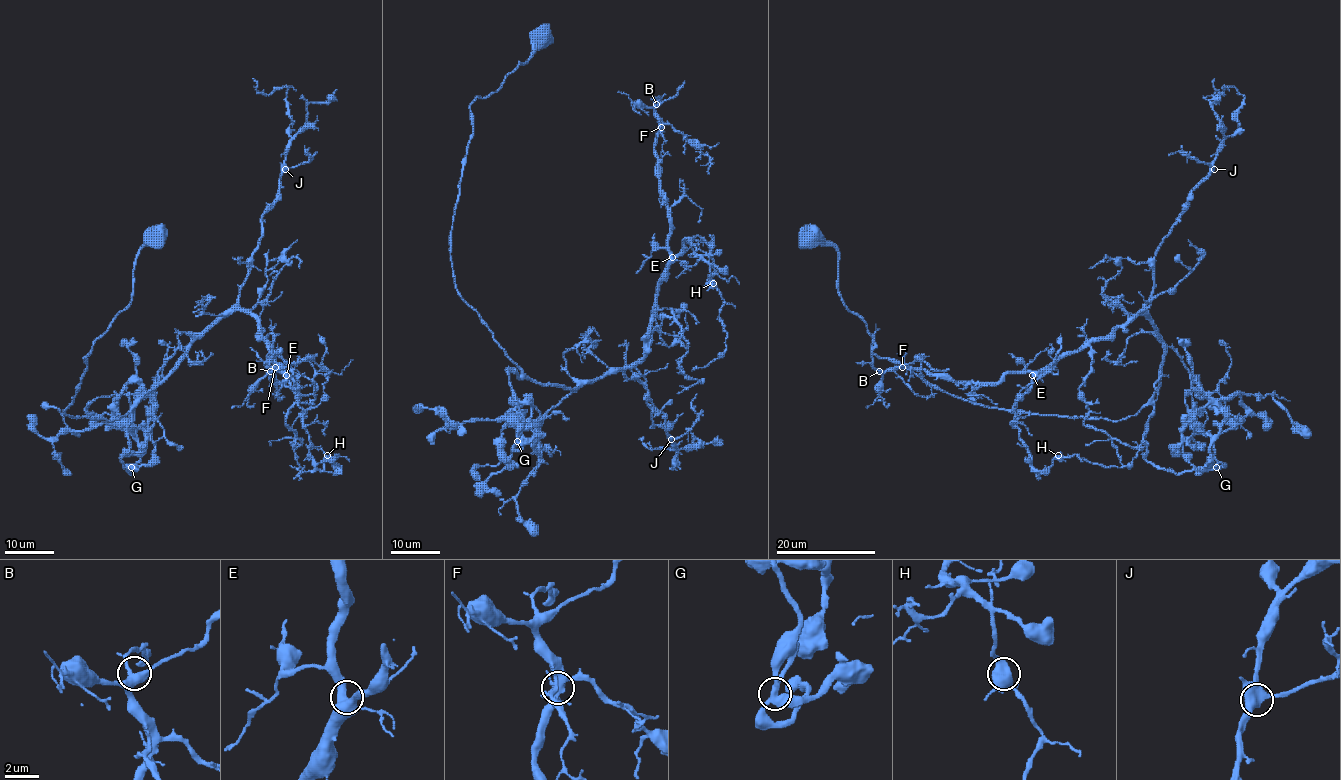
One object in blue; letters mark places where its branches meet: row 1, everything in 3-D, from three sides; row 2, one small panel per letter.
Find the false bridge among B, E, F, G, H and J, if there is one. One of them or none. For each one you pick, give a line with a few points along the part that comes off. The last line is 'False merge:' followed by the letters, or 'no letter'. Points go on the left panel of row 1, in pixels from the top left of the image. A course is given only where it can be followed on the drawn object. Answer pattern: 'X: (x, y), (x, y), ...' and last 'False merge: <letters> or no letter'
G: (131, 468), (147, 464), (154, 448), (151, 398), (127, 383), (115, 402), (115, 394), (97, 397), (94, 414)
False merge: G

